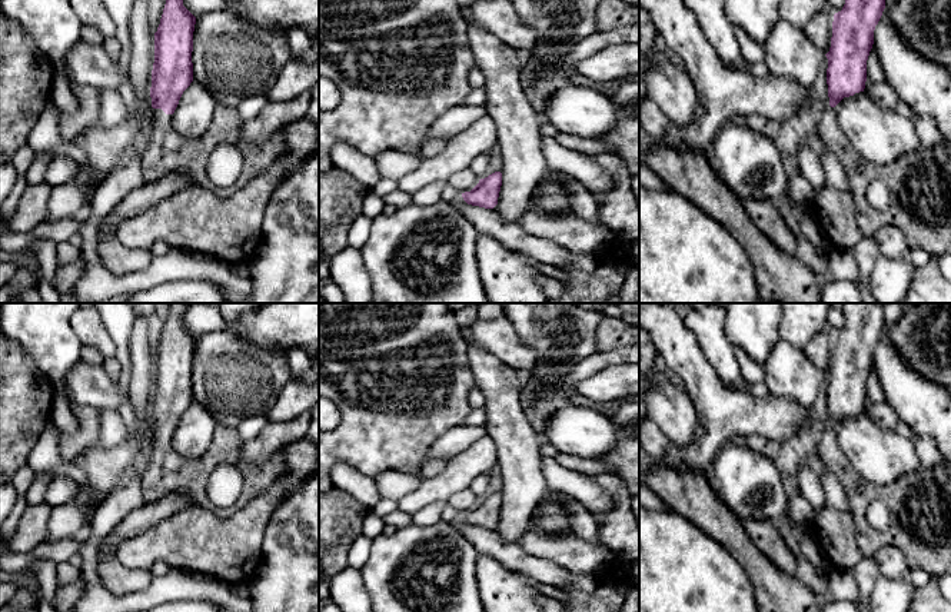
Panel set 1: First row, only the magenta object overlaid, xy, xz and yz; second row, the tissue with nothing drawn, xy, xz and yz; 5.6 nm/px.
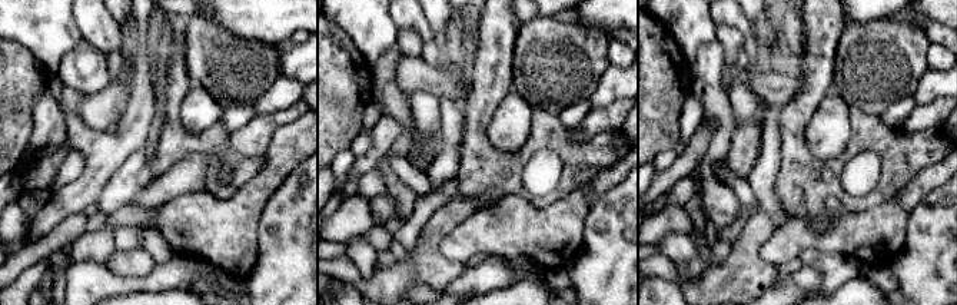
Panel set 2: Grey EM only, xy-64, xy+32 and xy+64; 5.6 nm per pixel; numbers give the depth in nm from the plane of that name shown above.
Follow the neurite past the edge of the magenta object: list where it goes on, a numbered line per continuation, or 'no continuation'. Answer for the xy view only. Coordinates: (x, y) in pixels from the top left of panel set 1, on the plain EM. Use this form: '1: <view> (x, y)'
1: xy (163, 472)

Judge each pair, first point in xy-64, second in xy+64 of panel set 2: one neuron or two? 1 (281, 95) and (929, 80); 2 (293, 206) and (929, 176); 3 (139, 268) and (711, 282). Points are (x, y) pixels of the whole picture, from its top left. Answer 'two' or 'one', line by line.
1: one
2: two
3: one

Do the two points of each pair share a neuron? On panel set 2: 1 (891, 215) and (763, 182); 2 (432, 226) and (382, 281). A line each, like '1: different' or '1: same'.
1: different
2: same

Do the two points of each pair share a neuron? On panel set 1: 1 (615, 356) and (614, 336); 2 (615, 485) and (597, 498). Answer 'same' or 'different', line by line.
1: different
2: different

